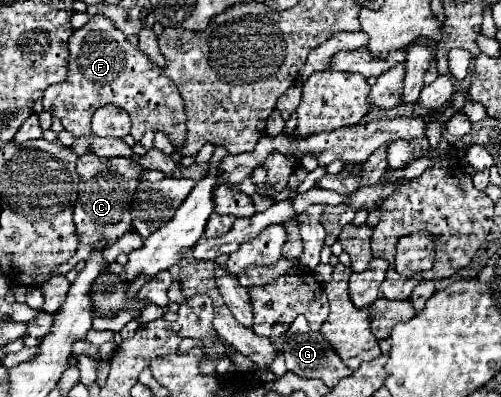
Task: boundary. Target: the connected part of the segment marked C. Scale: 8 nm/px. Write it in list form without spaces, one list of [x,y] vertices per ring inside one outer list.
[[[88,151],[78,159],[76,171],[80,175],[80,185],[78,185],[78,199],[74,205],[74,223],[80,243],[84,245],[94,245],[98,241],[116,243],[126,231],[132,229],[132,217],[130,217],[132,197],[146,169],[142,169],[140,163],[136,163],[134,159],[124,157],[106,159]]]

